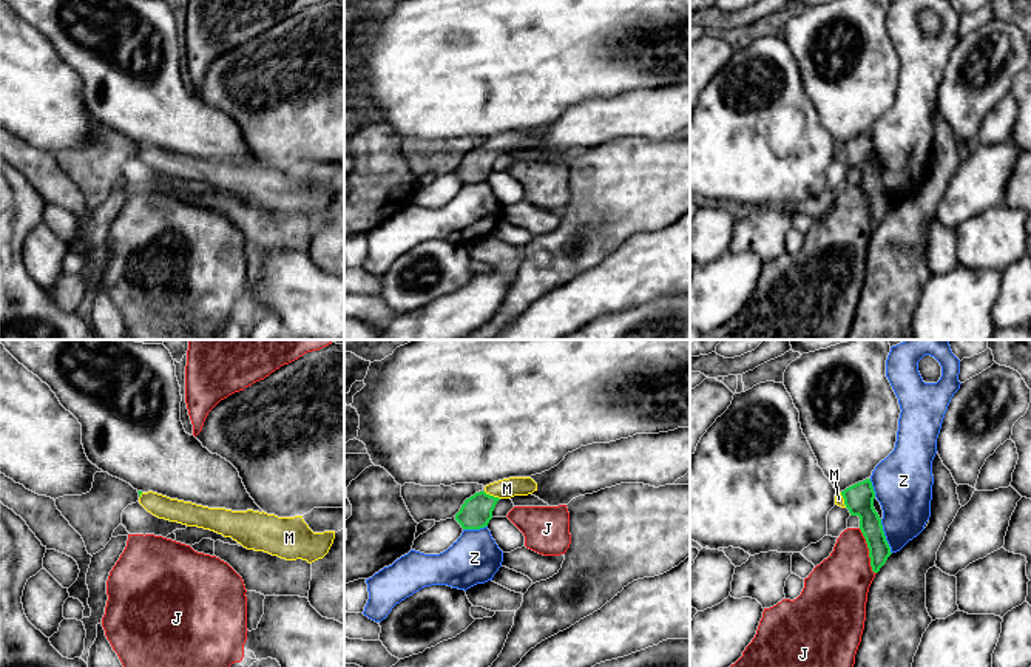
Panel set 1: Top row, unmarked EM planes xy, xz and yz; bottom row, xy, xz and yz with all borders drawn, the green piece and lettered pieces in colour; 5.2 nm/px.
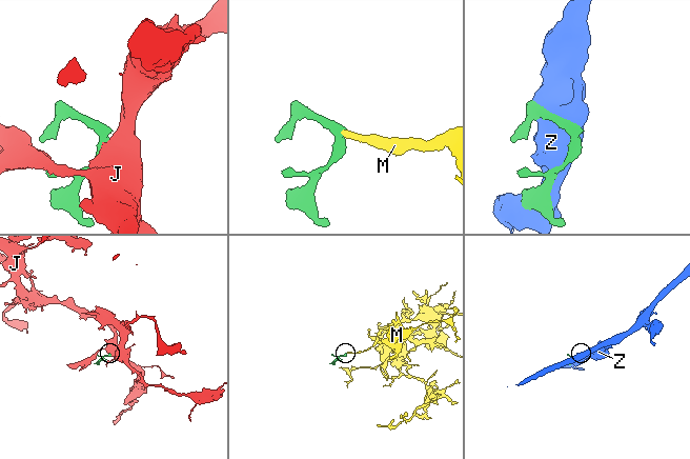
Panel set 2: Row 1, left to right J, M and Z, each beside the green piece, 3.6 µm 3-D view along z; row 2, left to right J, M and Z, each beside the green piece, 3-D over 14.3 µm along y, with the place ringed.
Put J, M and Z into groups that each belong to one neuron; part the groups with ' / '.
J / M / Z

